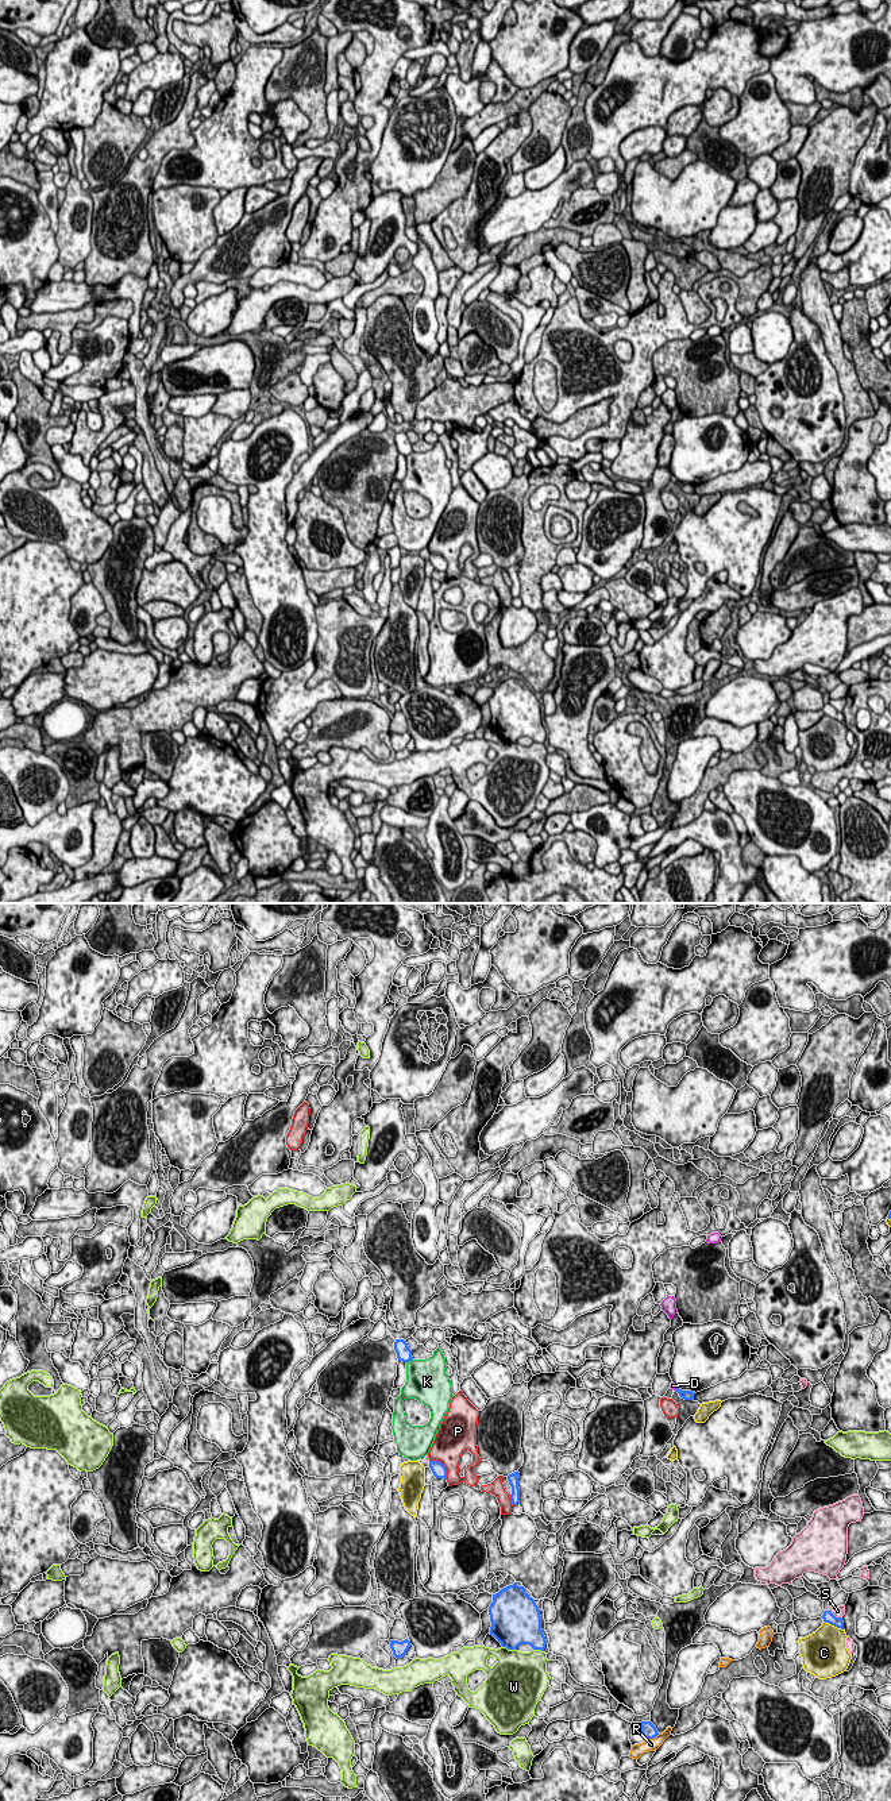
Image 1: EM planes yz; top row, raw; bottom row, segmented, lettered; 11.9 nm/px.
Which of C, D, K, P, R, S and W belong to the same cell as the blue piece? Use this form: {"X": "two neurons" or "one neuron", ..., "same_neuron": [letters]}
{"C": "two neurons", "D": "one neuron", "K": "two neurons", "P": "two neurons", "R": "two neurons", "S": "two neurons", "W": "two neurons", "same_neuron": ["D"]}

